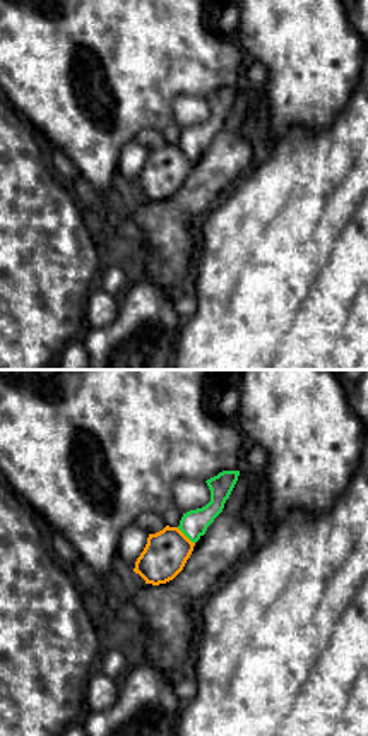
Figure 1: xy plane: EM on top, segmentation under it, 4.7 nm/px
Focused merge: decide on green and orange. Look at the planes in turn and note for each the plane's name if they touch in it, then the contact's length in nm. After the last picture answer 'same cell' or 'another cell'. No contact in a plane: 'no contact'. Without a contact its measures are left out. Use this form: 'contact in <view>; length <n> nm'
contact in xy; length 120 nm

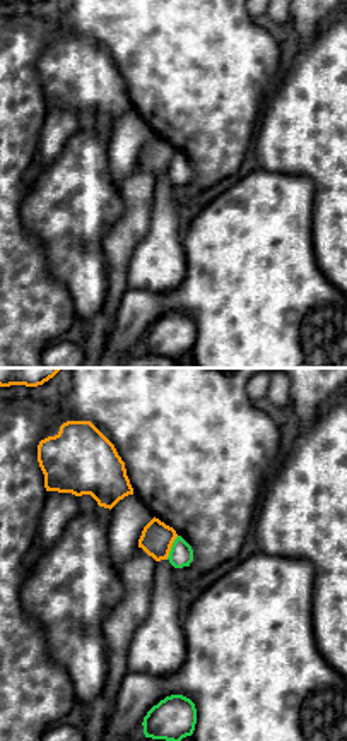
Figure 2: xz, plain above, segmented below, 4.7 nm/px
contact in xz; length 130 nm

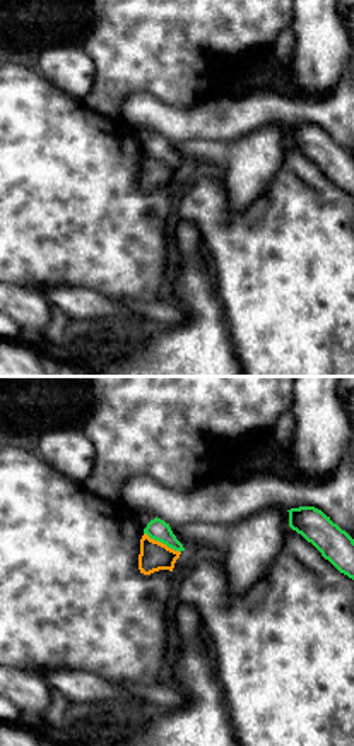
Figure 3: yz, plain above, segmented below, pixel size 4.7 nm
contact in yz; length 200 nm

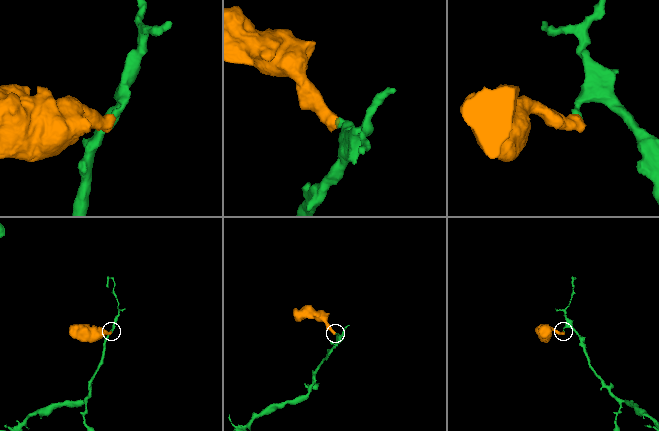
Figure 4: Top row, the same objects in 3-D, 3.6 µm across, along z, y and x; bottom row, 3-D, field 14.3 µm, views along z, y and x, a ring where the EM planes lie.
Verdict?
another cell

